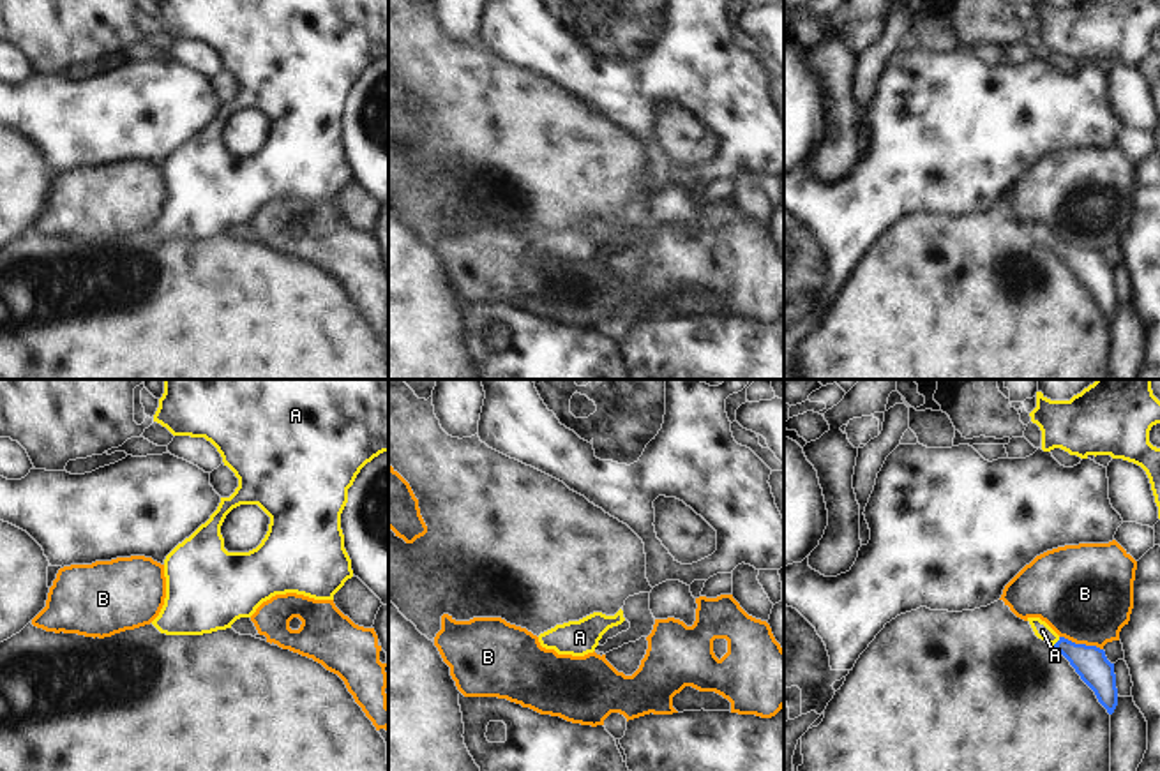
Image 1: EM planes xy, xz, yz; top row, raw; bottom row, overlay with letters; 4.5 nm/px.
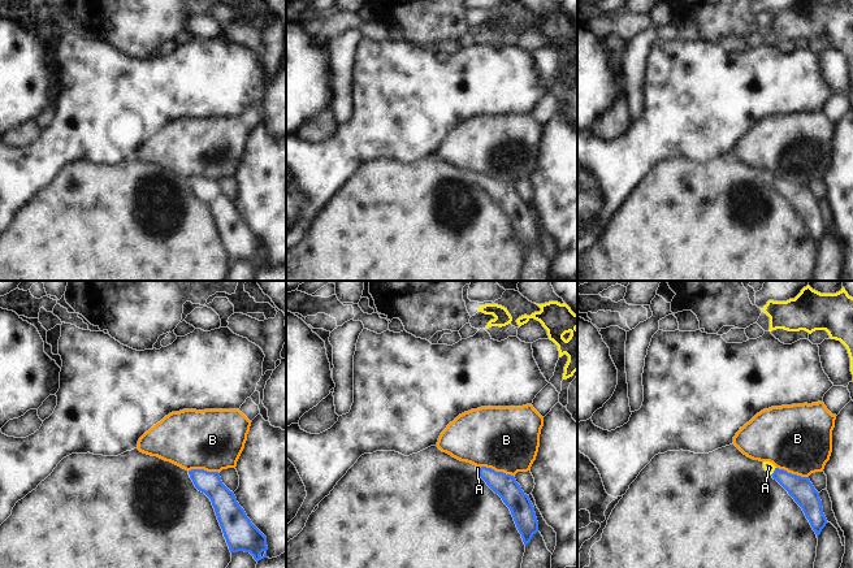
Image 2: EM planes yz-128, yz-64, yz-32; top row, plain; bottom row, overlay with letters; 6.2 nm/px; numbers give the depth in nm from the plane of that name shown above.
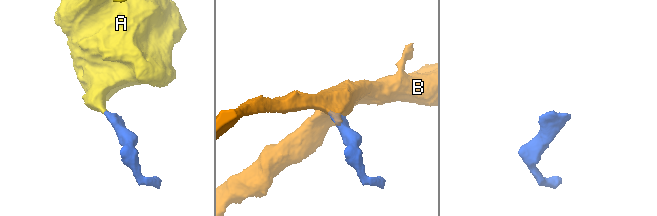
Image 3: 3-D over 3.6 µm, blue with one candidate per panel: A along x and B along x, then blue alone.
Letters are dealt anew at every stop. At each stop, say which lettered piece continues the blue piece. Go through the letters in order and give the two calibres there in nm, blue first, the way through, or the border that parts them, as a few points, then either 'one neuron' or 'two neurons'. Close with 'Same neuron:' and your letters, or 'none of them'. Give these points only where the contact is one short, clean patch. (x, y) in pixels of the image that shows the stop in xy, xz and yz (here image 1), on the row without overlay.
A: 160 nm thick on the blue side, 80 nm on the other; runs through yz (1090, 267), (1058, 246), (1042, 235); one neuron
B: 160 nm thick on the blue side, 440 nm on the other; two neurons
Same neuron: A

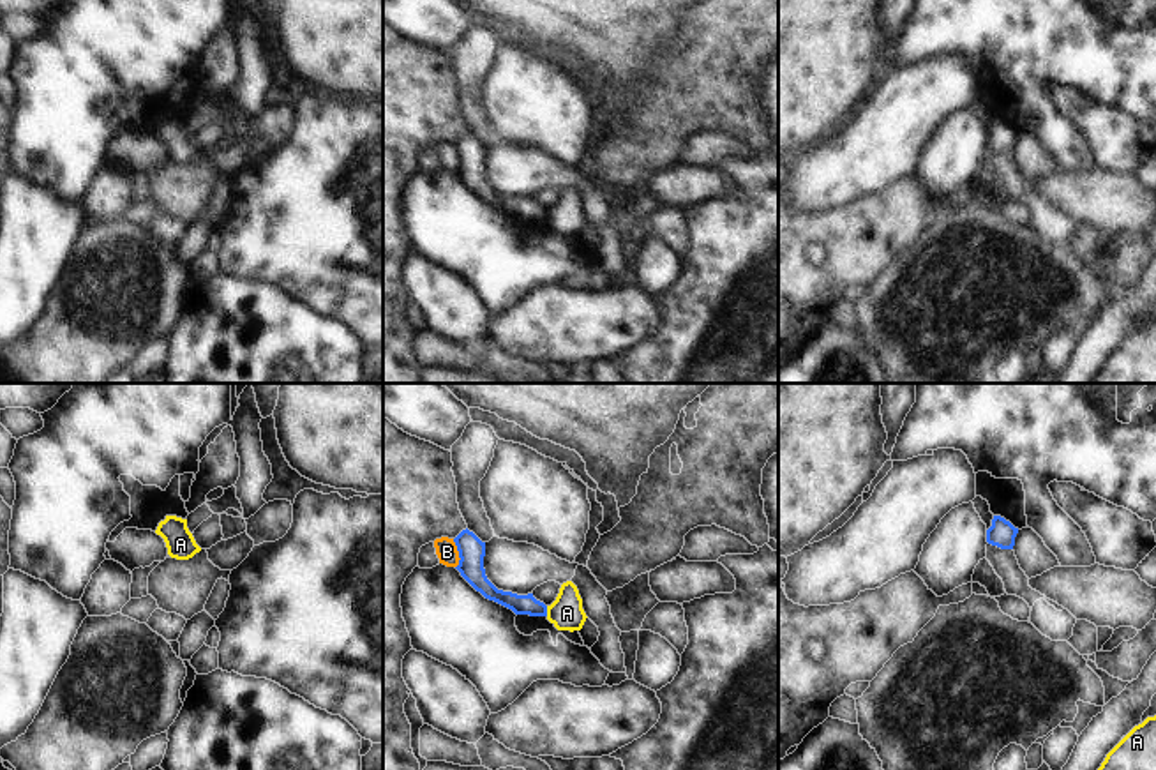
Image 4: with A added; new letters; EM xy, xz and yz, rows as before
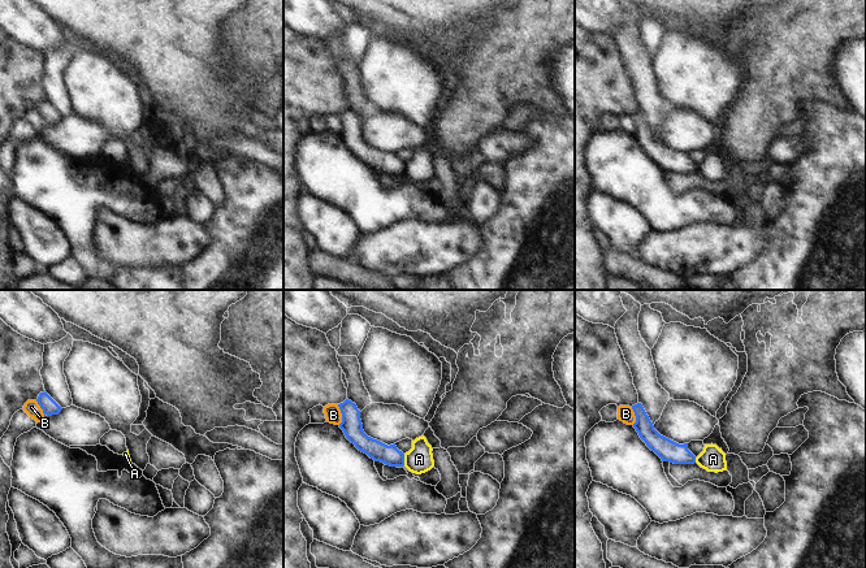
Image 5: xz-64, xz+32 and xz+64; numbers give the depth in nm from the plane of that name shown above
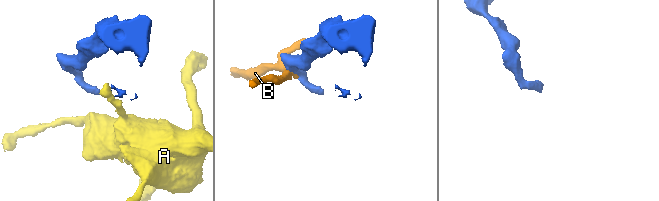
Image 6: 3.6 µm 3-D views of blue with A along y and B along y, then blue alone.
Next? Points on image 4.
A: 100 nm thick on the blue side, 150 nm on the other; border along xz (546, 211), (547, 219); two neurons
B: 120 nm thick on the blue side, 100 nm on the other; two neurons
Same neuron: none of them

